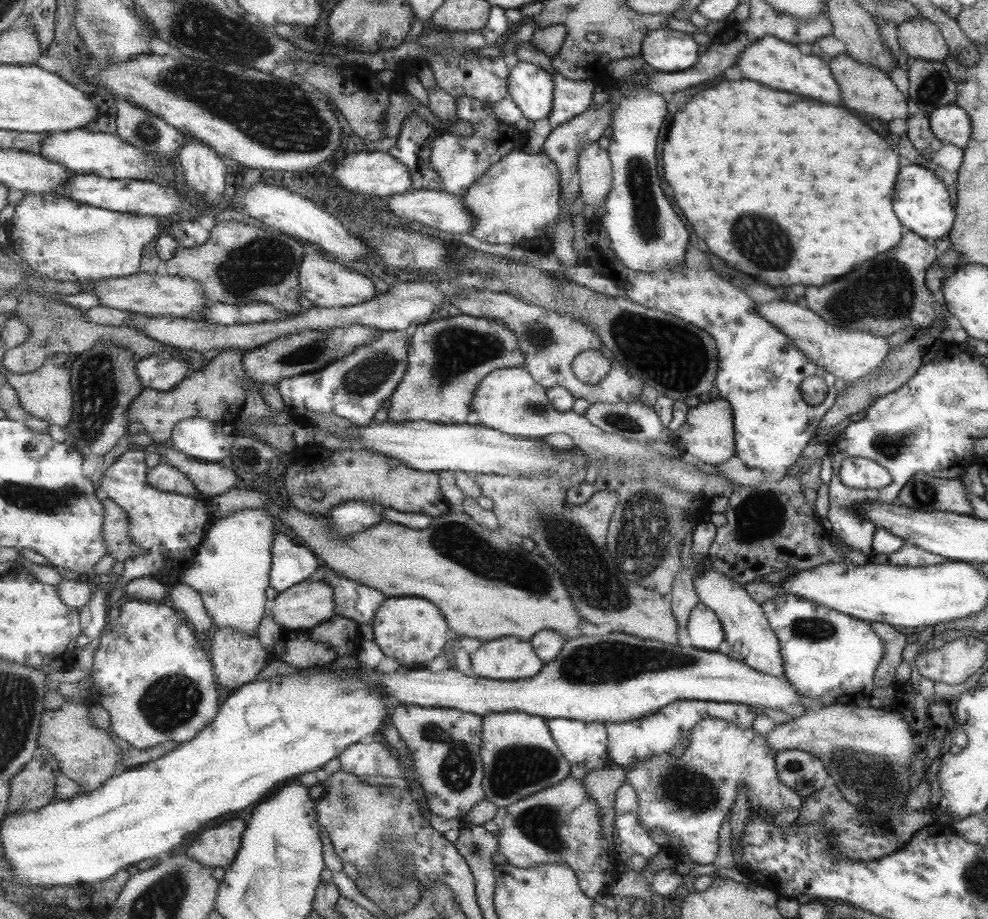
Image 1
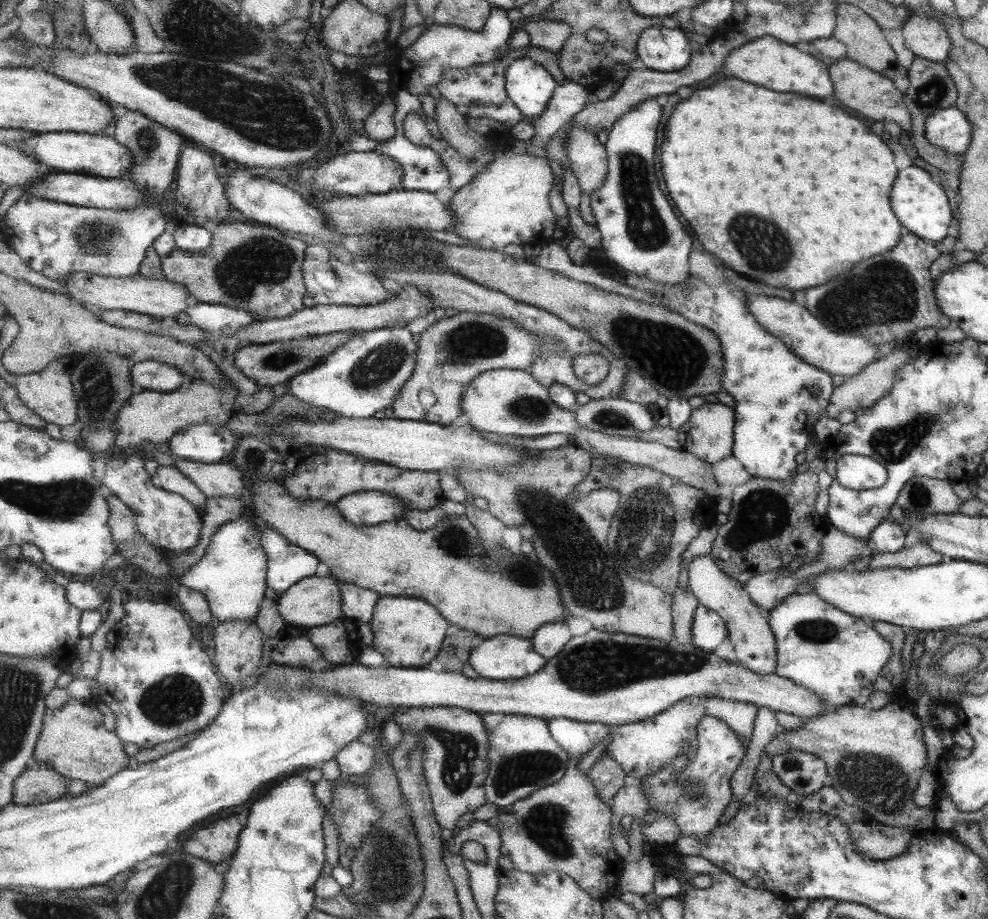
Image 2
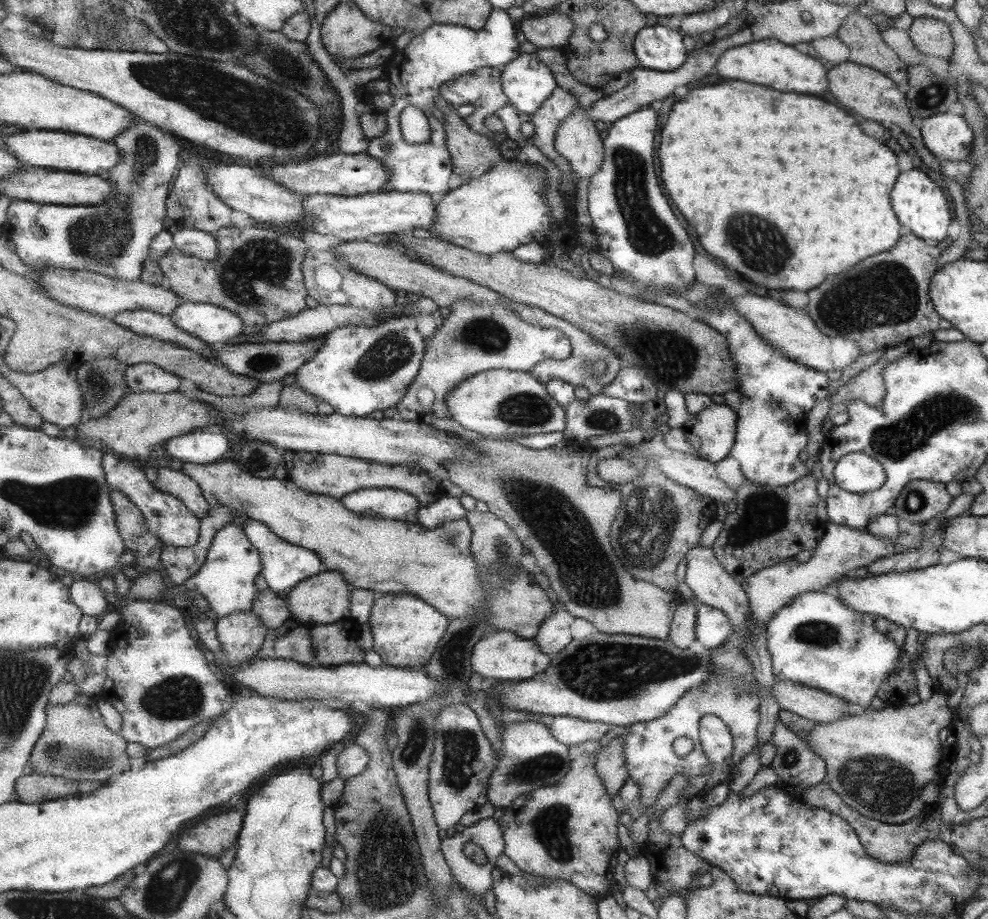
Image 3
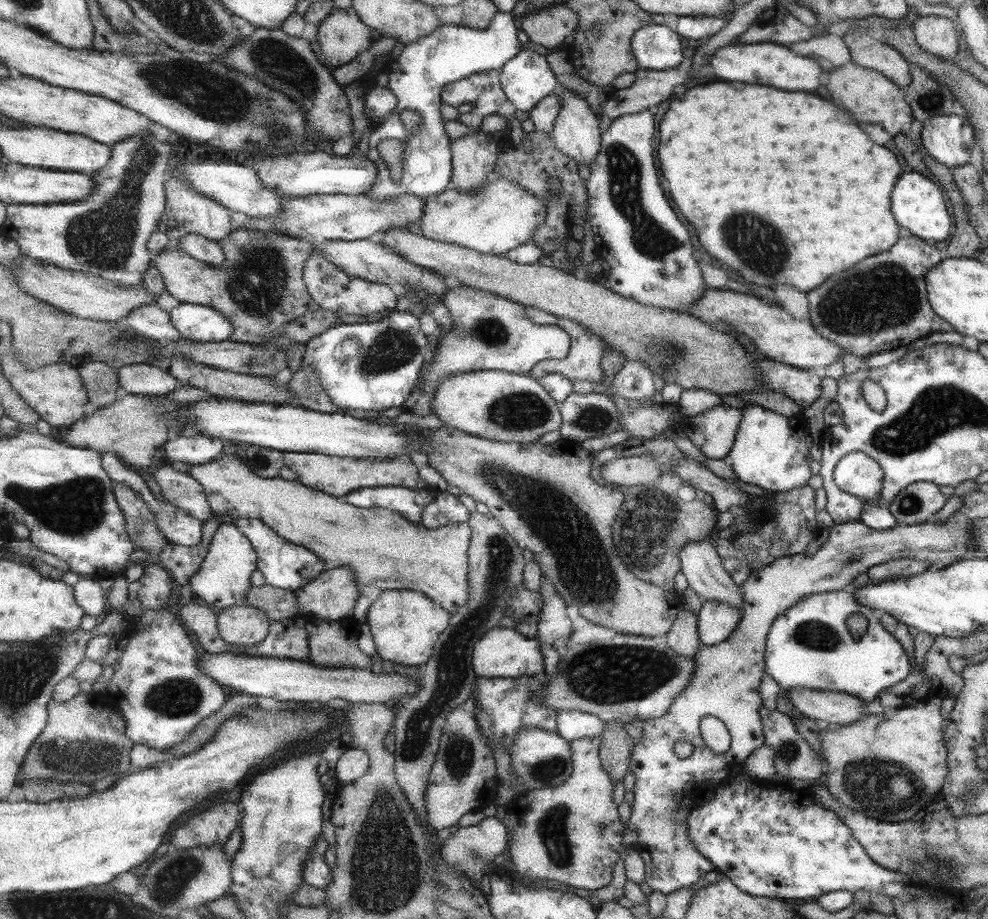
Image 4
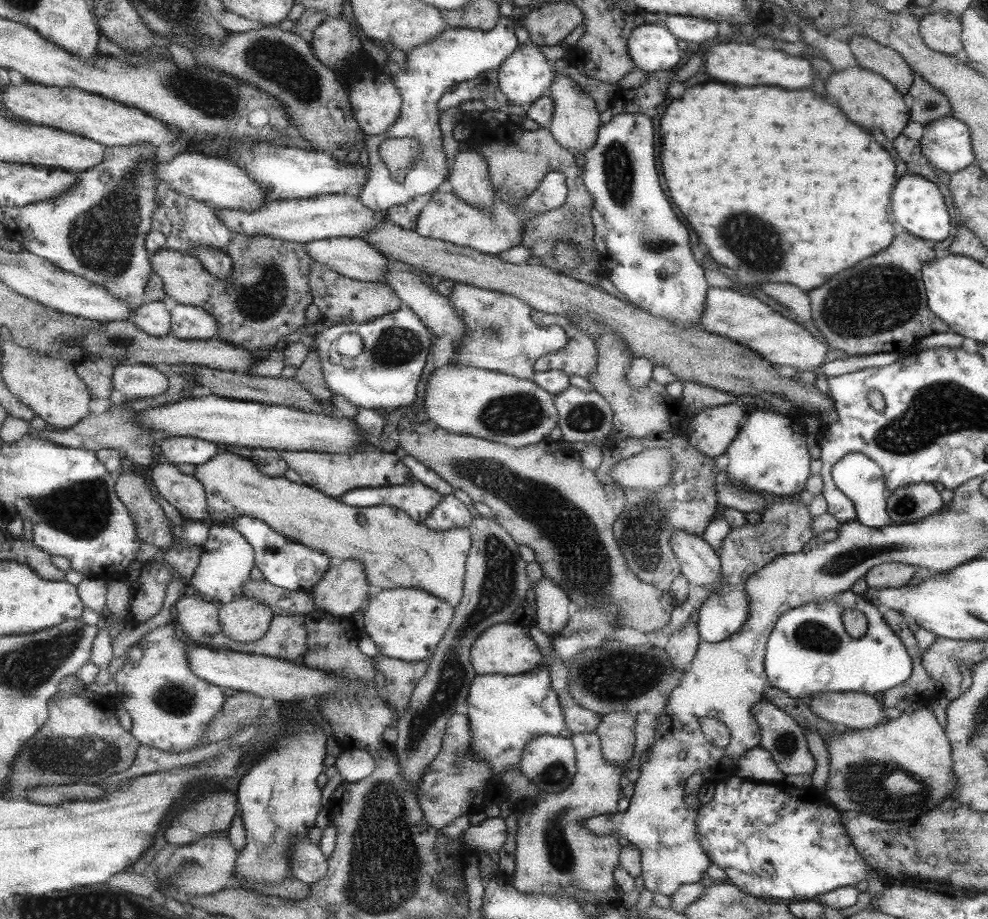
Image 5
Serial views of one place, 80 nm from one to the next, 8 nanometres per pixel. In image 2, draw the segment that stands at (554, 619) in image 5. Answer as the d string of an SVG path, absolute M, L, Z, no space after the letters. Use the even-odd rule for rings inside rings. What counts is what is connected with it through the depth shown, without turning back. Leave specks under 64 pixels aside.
M551 622L539 628L533 641L537 652L550 659L557 656L572 638L568 622Z

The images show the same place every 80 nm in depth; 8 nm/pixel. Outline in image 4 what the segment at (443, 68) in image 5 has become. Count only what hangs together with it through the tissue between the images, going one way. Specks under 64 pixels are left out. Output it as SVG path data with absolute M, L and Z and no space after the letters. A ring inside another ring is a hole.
M498 11L492 25L485 30L443 24L433 34L406 46L399 55L397 64L392 60L386 63L385 70L390 79L388 87L398 97L399 105L391 115L391 120L387 120L383 128L372 131L371 138L364 143L362 152L379 169L377 180L367 194L371 194L375 200L395 200L402 194L427 198L441 194L451 185L454 168L451 142L441 118L443 90L453 82L480 72L502 69L506 62L522 51L517 34L519 26L515 15ZM407 110L421 115L421 124L410 135L401 120L401 114ZM381 140L401 140L405 144L404 175L401 182L392 179L387 163L381 158L378 150Z

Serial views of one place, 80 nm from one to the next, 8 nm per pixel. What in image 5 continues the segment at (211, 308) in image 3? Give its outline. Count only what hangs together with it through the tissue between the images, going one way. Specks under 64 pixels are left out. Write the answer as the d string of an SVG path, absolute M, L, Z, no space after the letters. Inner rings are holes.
M177 304L171 309L172 334L183 340L213 339L218 335L218 320L203 308Z

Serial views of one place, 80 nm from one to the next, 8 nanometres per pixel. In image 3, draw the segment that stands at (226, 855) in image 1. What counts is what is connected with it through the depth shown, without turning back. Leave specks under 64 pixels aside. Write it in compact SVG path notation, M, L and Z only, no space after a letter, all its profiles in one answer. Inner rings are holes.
M232 808L205 818L182 832L177 847L219 858L227 848L238 844L237 838L242 831L244 817Z

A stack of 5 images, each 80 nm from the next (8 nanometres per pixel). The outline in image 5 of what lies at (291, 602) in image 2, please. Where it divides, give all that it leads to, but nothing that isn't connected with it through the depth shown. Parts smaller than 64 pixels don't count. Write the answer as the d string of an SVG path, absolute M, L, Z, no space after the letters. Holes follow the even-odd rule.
M345 560L326 573L321 583L311 590L318 609L349 620L357 610L364 610L369 596L370 580L361 560Z

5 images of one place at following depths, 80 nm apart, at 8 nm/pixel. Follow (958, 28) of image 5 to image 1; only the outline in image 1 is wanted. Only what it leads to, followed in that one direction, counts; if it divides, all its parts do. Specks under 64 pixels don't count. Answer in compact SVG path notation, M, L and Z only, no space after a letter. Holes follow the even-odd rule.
M917 19L897 26L897 41L902 52L912 60L942 61L949 56L949 45L938 27Z

